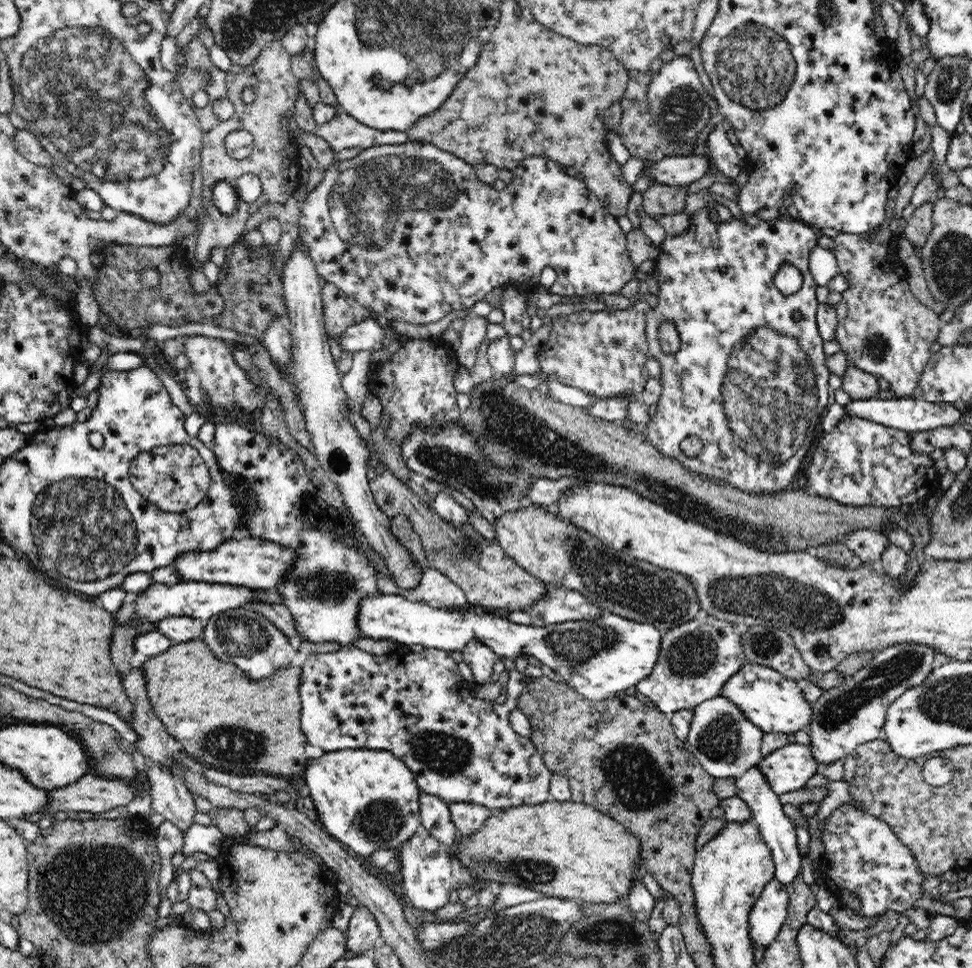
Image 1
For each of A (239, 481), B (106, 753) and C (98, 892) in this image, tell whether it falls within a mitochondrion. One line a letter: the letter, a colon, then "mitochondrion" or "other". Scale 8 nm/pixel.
A: other
B: mitochondrion
C: mitochondrion

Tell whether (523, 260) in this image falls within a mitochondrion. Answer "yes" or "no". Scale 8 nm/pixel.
no

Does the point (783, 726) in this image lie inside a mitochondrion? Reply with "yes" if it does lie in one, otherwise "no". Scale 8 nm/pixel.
no

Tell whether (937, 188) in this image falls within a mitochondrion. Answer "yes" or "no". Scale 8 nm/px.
no

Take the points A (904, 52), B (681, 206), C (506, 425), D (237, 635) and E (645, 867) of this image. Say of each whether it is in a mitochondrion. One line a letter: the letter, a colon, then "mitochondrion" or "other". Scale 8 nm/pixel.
A: other
B: other
C: mitochondrion
D: mitochondrion
E: other

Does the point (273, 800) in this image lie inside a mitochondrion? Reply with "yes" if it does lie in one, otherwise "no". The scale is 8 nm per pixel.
no

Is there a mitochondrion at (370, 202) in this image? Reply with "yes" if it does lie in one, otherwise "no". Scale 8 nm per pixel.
yes

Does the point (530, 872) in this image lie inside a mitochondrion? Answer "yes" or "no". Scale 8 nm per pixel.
yes

